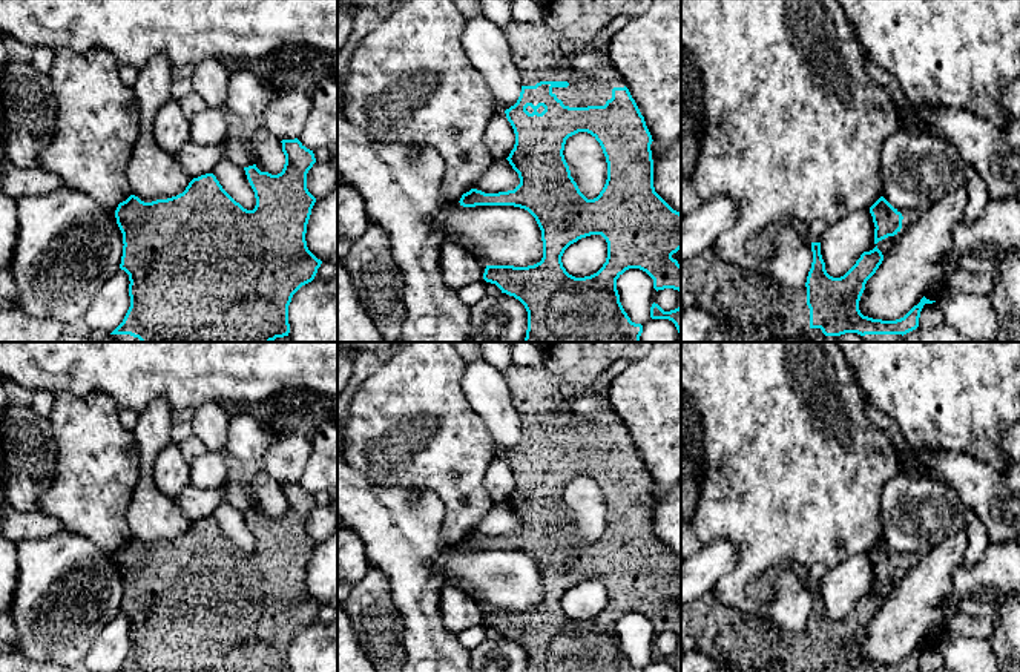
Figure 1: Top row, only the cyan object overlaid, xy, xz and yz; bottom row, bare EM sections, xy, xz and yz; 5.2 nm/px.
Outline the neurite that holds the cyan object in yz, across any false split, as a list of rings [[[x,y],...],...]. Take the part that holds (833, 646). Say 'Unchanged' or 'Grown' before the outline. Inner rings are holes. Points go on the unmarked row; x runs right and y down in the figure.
Grown. [[[811,586],[811,595],[813,606],[807,626],[795,632],[773,624],[761,615],[729,606],[709,592],[681,608],[681,654],[699,651],[738,672],[917,672],[923,649],[936,646],[923,640],[917,649],[896,664],[864,660],[859,654],[860,640],[867,624],[883,604],[877,589],[870,595],[864,595],[841,621],[827,617],[821,586]]]

